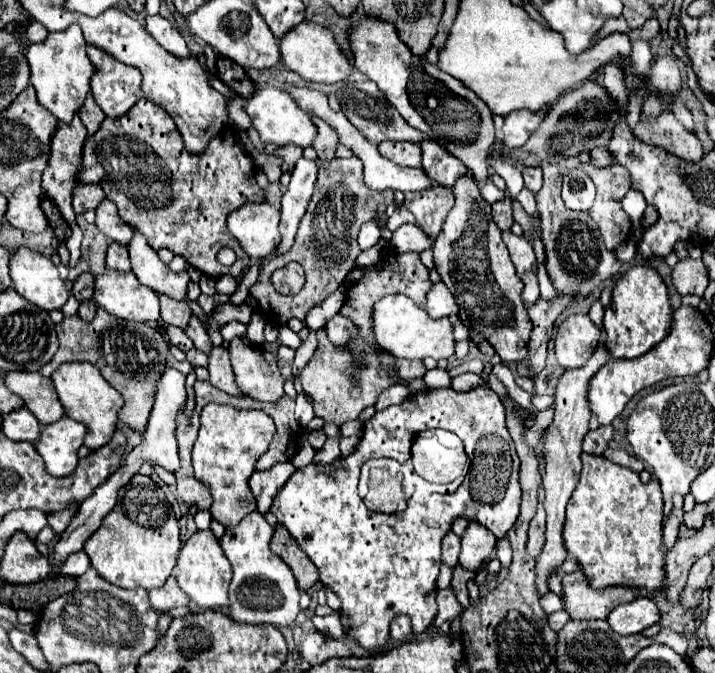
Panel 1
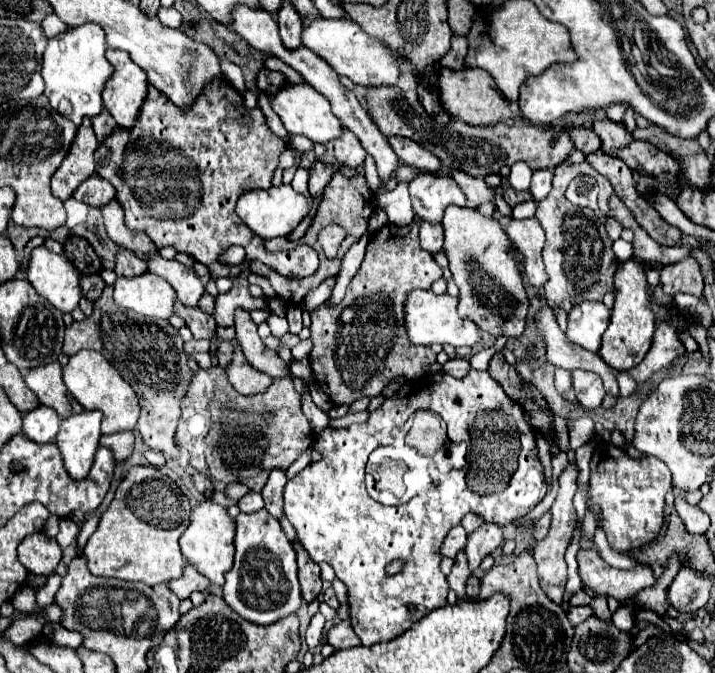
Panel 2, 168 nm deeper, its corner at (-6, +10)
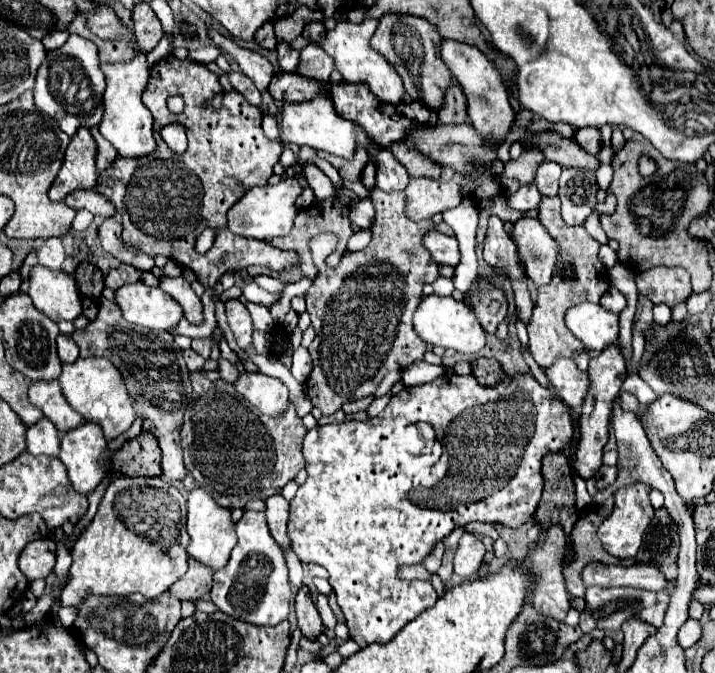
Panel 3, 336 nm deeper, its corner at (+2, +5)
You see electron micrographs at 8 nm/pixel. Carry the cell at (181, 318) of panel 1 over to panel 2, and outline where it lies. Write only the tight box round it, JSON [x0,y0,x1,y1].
[175,300,215,338]

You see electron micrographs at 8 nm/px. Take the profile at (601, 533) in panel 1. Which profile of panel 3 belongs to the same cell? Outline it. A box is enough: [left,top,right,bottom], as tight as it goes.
[597,483,655,559]

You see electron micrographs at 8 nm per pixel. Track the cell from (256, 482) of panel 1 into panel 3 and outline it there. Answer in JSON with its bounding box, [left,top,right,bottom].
[267,497,291,551]

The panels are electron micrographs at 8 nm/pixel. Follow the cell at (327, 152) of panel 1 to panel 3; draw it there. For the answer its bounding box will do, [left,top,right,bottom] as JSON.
[317,145,369,181]

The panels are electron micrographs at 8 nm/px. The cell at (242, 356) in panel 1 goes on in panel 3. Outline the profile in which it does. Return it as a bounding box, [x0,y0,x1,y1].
[225,299,253,349]

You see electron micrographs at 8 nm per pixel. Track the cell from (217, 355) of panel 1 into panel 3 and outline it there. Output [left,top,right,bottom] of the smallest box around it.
[235,371,287,417]

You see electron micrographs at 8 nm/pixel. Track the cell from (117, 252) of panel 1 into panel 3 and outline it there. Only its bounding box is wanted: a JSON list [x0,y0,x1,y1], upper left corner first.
[105,263,159,291]

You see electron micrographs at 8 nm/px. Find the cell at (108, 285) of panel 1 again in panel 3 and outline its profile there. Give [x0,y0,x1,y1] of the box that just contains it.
[115,283,183,331]

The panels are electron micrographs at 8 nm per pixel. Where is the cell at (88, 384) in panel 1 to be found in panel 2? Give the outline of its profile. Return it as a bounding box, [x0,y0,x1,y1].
[63,350,139,434]

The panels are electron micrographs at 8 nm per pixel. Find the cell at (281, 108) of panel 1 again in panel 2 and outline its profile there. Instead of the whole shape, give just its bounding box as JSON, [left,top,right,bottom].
[269,84,343,144]

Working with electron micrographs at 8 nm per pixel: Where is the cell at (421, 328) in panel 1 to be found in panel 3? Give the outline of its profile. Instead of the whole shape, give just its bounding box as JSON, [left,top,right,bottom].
[413,295,487,353]

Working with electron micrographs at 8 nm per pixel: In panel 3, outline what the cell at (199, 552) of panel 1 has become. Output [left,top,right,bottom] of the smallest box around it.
[187,489,235,571]

